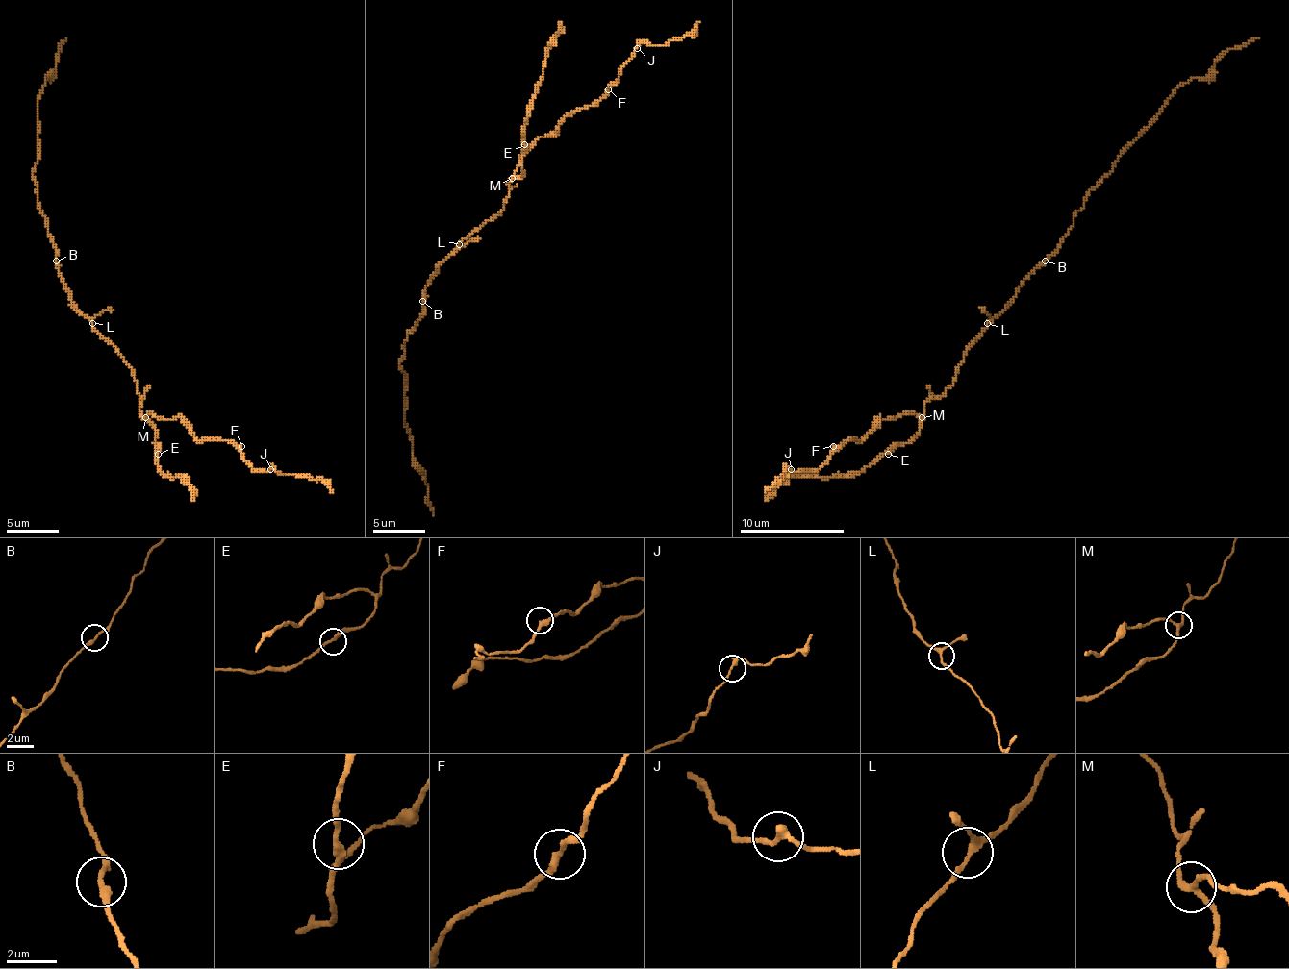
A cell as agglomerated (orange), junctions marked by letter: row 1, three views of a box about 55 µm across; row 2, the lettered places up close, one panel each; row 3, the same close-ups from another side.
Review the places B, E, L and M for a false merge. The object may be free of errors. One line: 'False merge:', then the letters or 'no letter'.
False merge: M

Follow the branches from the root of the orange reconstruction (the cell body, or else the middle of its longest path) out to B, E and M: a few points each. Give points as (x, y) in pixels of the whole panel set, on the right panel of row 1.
B: (990, 323), (1016, 294), (1016, 289), (1045, 260)
E: (990, 323), (966, 349), (956, 381), (924, 404), (922, 428), (888, 454)
M: (990, 323), (966, 349), (964, 362), (956, 370), (956, 381), (940, 396), (932, 396), (924, 404), (922, 417)

